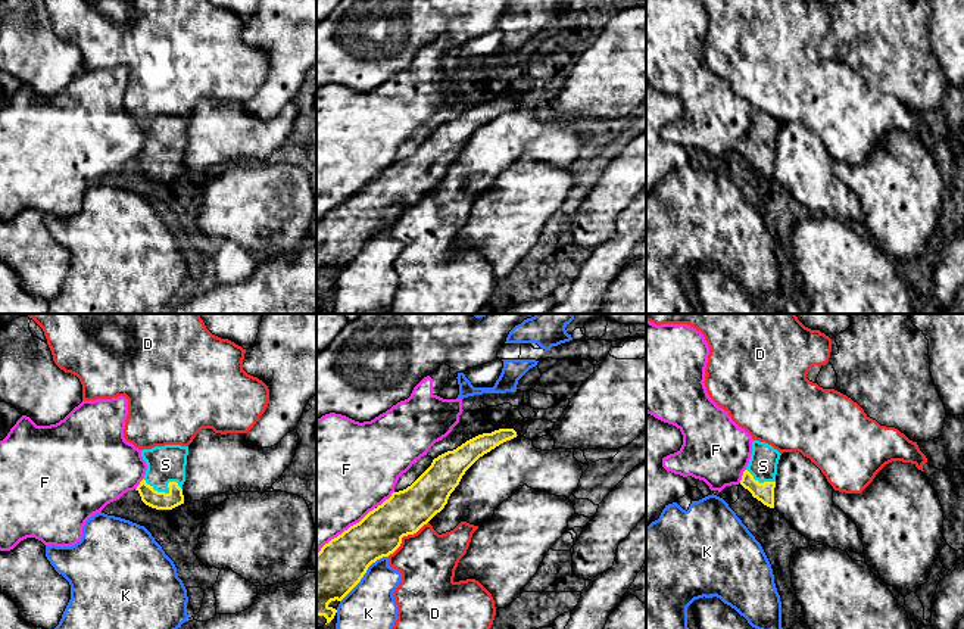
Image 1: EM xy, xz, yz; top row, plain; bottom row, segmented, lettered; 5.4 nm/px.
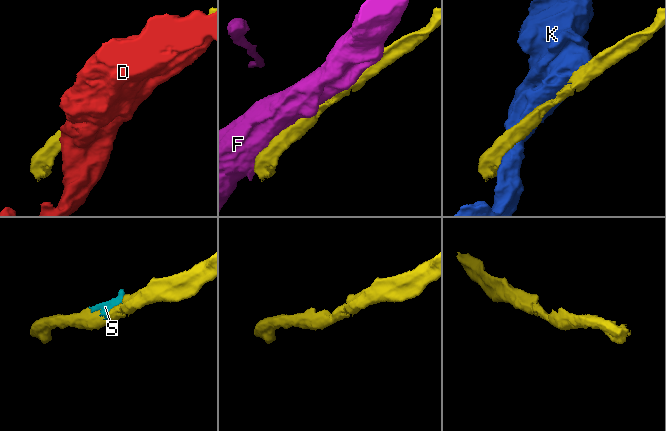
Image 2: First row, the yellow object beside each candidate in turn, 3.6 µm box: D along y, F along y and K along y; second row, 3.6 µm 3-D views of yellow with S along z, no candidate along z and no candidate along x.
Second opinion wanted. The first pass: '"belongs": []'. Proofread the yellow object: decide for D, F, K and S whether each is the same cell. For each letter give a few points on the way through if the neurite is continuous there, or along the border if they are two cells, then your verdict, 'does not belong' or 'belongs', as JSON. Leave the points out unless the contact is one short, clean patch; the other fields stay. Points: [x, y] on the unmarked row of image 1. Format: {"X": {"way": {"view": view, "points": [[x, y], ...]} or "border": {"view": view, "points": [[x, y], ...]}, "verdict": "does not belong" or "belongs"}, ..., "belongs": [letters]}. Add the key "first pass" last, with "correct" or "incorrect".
{"D": {"verdict": "does not belong"}, "F": {"verdict": "does not belong"}, "K": {"verdict": "does not belong"}, "S": {"verdict": "belongs"}, "belongs": ["S"], "first pass": "incorrect"}

